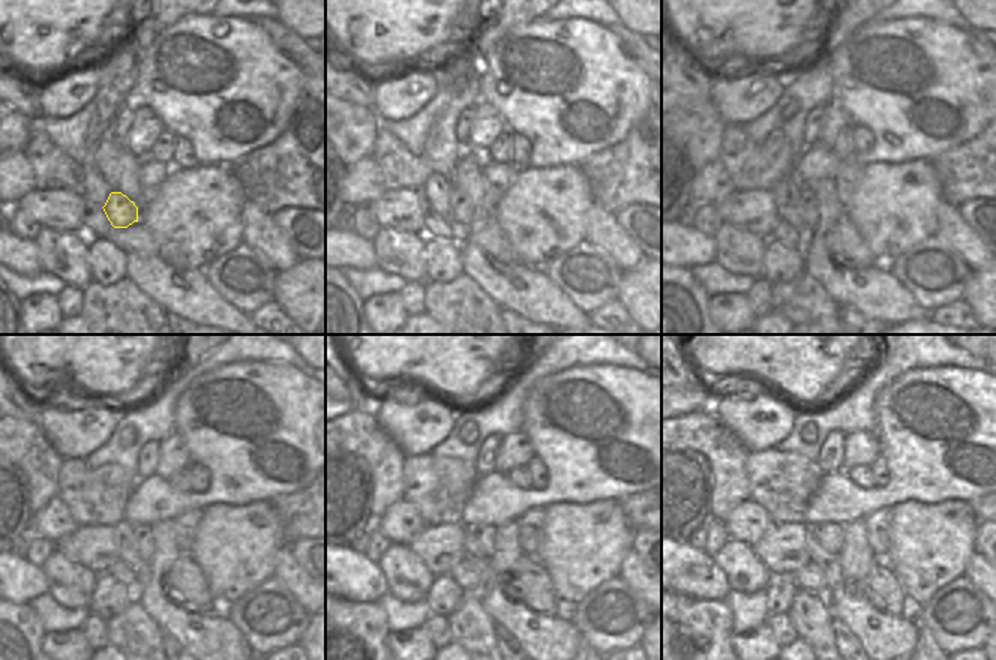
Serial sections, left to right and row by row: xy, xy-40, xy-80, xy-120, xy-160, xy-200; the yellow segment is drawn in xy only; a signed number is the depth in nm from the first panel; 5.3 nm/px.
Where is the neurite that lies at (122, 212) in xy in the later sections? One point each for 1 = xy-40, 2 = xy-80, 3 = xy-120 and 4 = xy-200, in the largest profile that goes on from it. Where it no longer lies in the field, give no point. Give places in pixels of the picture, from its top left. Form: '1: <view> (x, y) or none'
1: xy-40 (462, 210)
2: xy-80 (809, 201)
3: xy-120 (143, 534)
4: xy-200 (828, 534)

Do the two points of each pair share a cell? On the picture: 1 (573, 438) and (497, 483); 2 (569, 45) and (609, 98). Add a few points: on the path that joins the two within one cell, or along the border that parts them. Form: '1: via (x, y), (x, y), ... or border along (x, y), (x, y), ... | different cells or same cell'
1: via (573, 465), (545, 497), (524, 497) | same cell
2: via (570, 59), (596, 84) | same cell

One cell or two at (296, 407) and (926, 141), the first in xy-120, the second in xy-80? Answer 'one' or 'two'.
one

